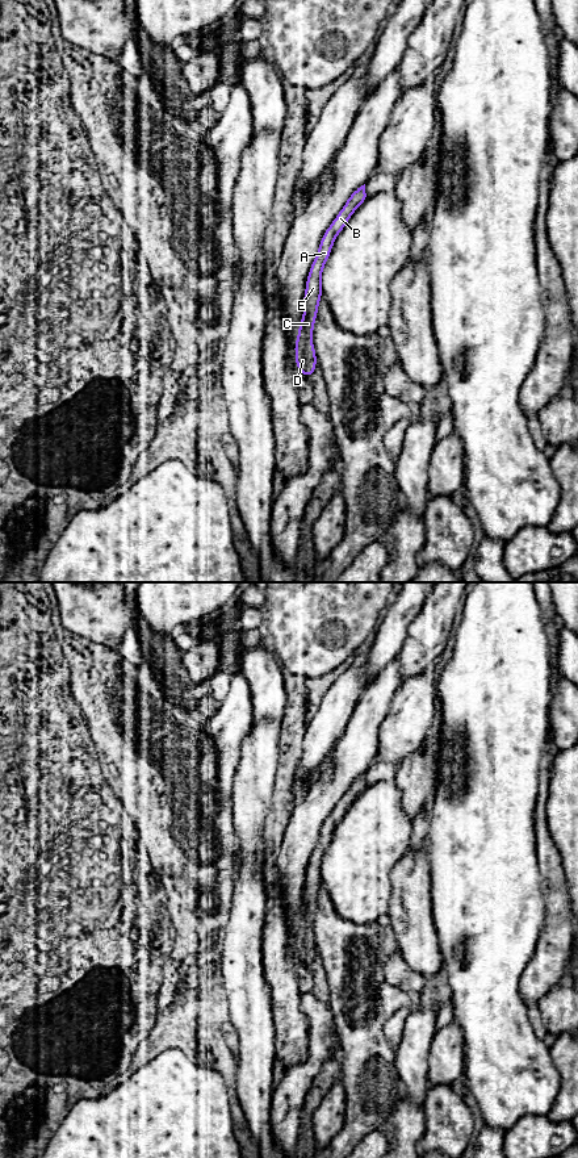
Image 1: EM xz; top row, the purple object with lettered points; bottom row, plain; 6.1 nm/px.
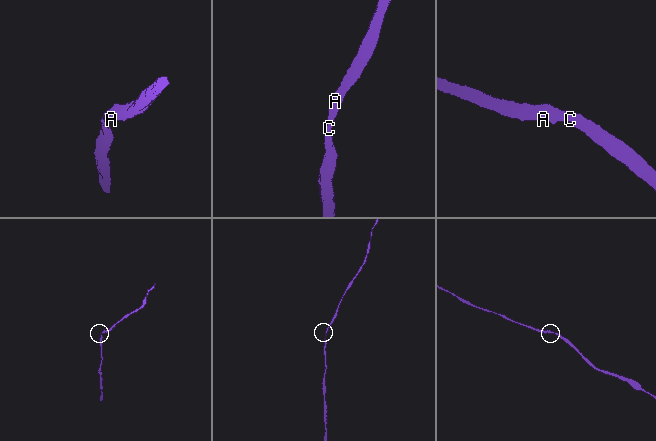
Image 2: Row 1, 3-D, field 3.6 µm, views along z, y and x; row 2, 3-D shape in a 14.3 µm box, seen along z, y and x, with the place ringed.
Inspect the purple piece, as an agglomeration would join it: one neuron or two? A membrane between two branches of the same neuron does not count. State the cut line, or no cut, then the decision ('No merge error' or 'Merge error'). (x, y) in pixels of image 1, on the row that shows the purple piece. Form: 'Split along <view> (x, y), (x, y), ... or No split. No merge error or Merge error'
No split. No merge error

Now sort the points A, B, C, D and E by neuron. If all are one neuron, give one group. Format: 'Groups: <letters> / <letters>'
Groups: A B C D E

